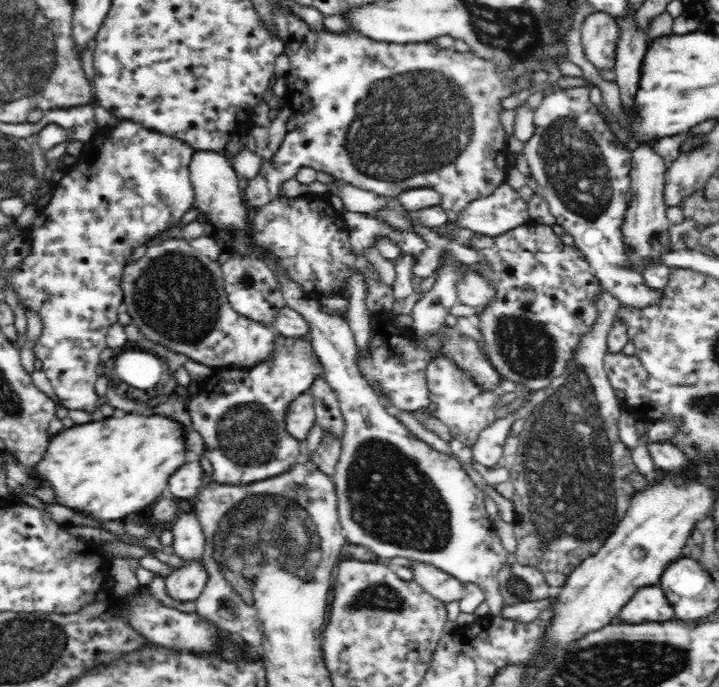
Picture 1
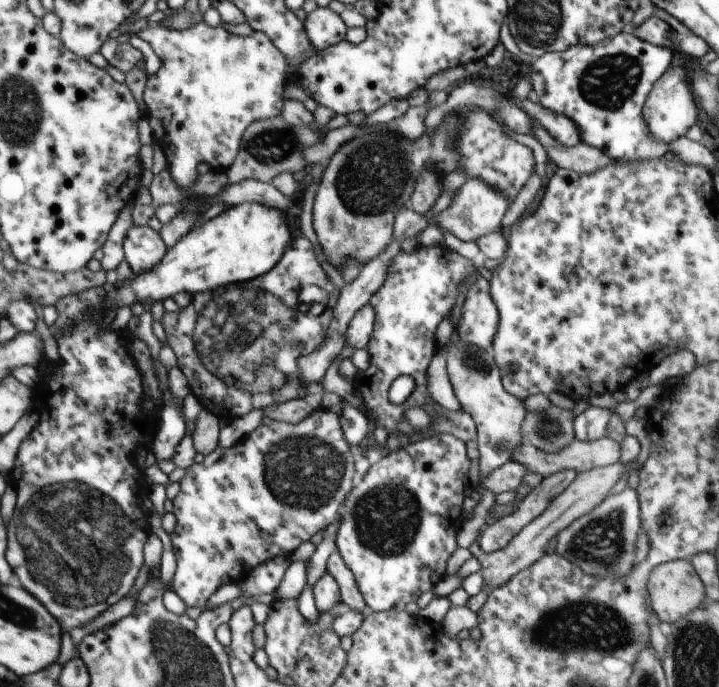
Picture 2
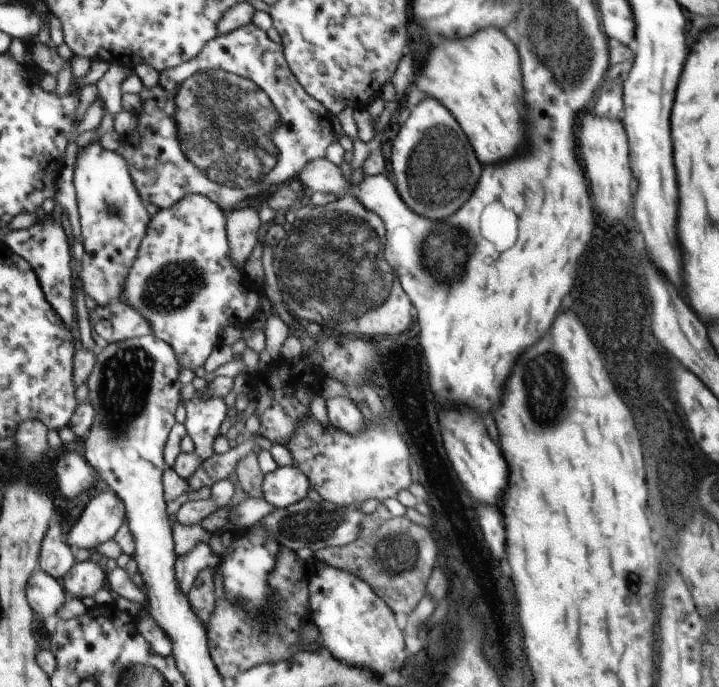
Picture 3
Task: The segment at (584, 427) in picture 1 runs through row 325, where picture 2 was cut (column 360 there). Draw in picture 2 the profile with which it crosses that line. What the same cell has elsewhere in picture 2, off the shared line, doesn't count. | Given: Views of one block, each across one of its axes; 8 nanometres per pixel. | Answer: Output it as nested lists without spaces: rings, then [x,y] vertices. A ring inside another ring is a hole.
[[[335,550],[328,558],[327,562],[327,572],[330,572],[334,576],[334,580],[338,582],[341,602],[345,602],[350,606],[352,610],[356,612],[368,611],[368,606],[358,586],[356,586],[356,578],[346,562],[344,562],[343,557],[340,556],[340,553]]]

